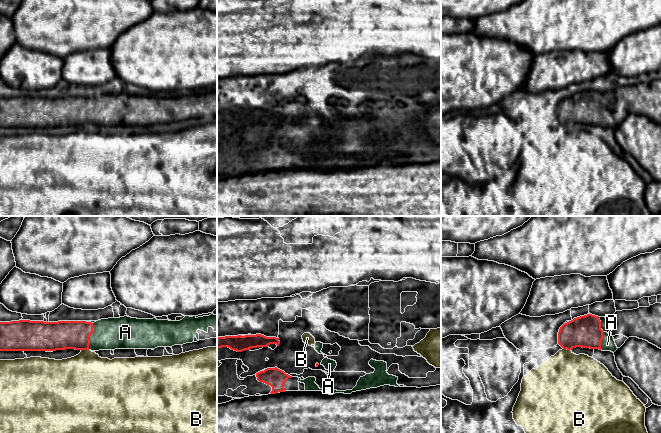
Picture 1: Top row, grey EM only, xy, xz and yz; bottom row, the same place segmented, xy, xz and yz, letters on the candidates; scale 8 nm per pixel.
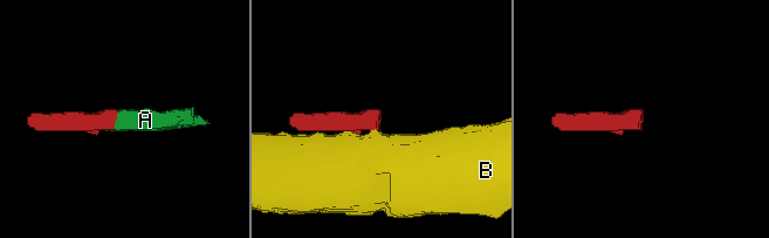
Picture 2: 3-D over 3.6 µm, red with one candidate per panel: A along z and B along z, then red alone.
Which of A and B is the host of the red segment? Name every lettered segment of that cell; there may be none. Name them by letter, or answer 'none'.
A

